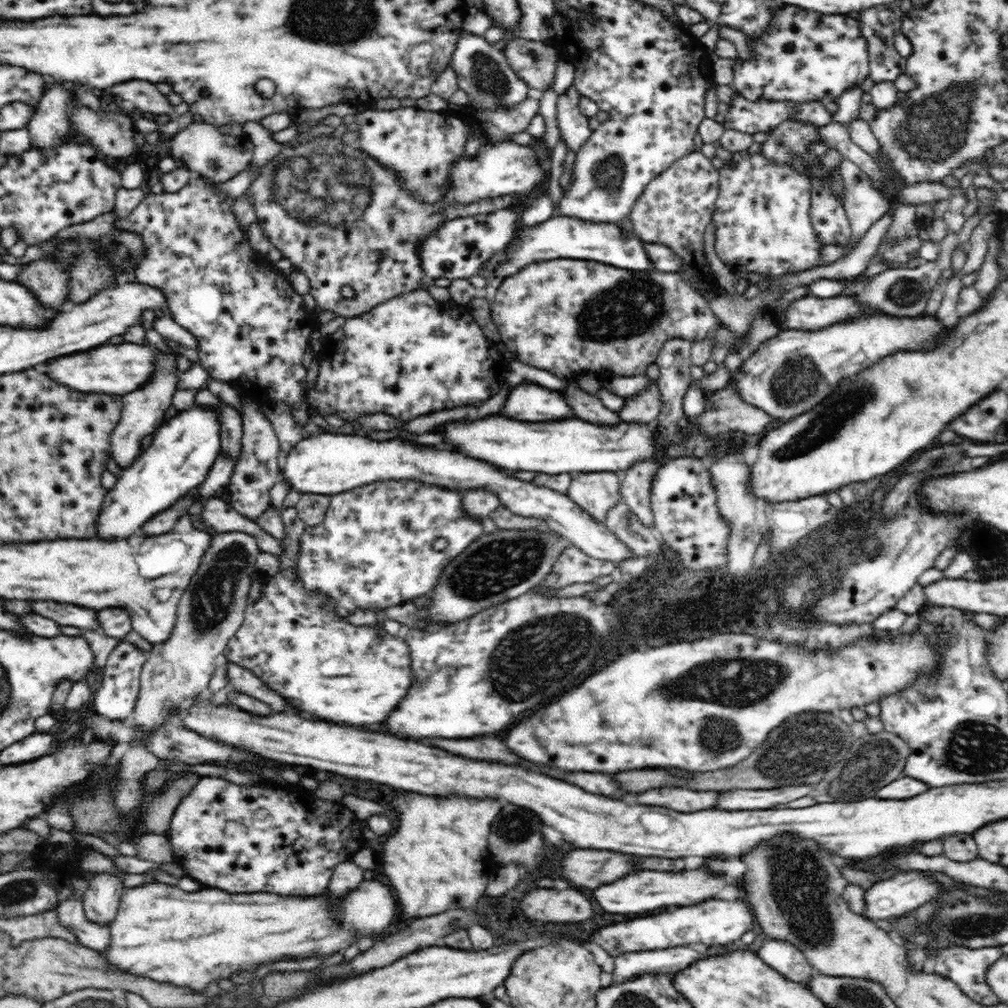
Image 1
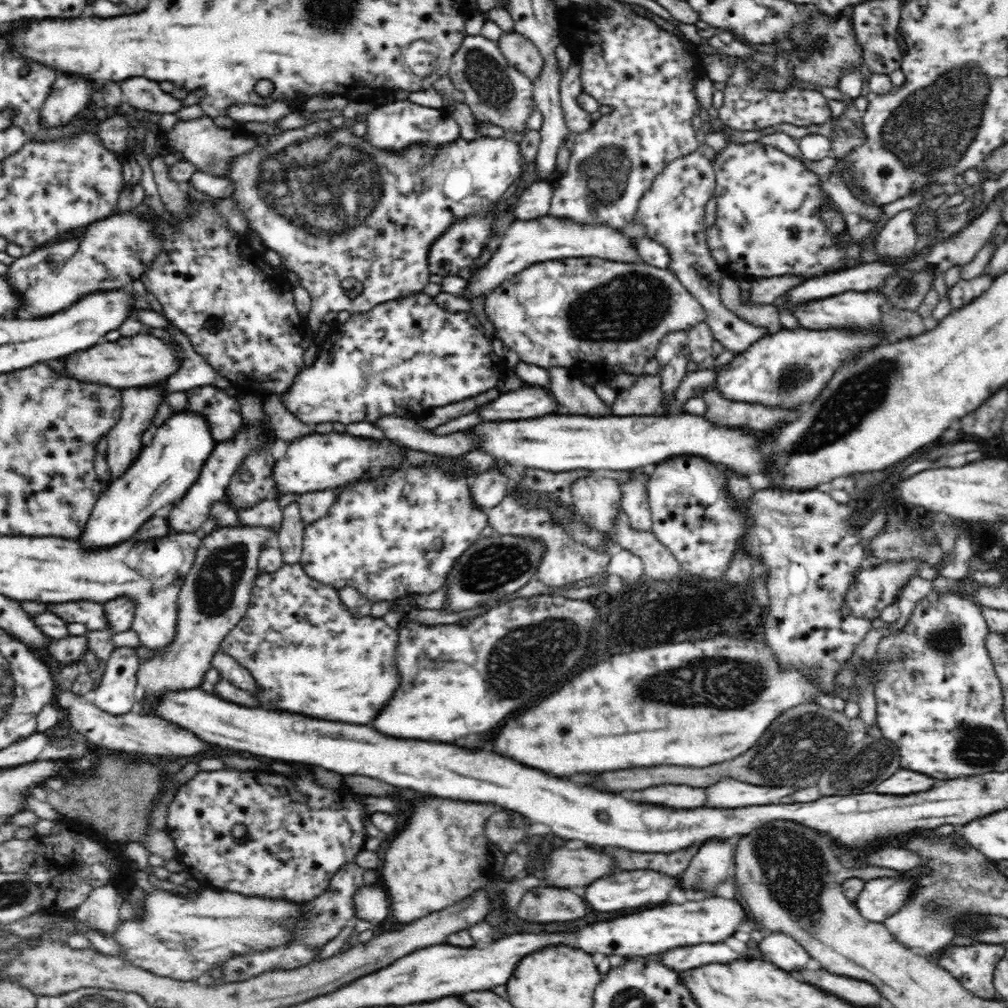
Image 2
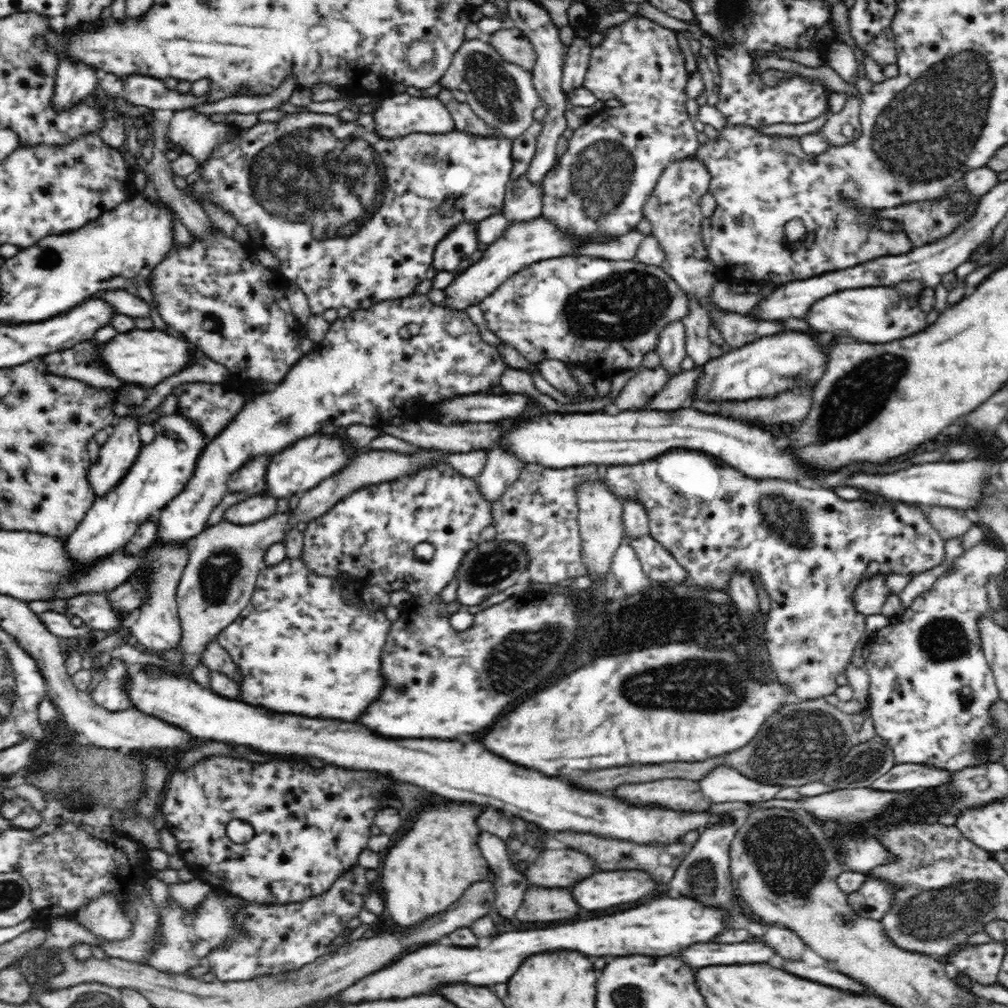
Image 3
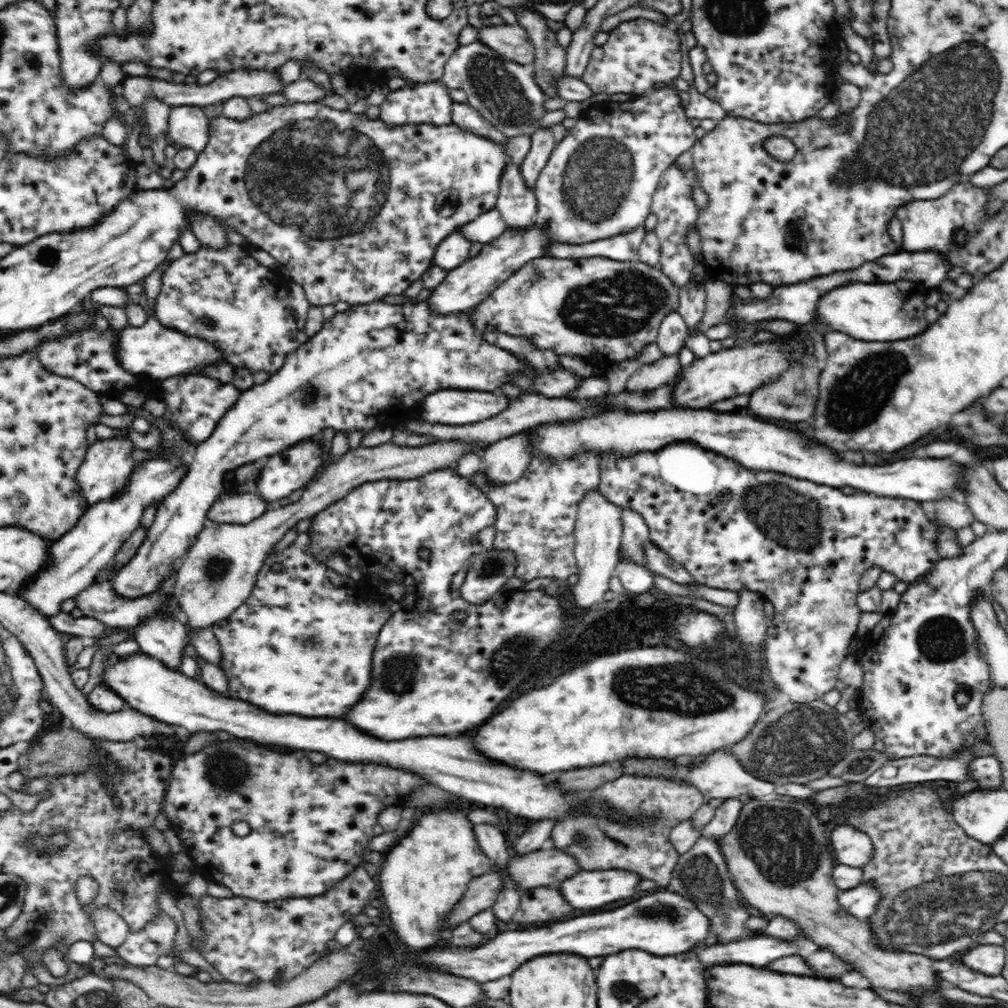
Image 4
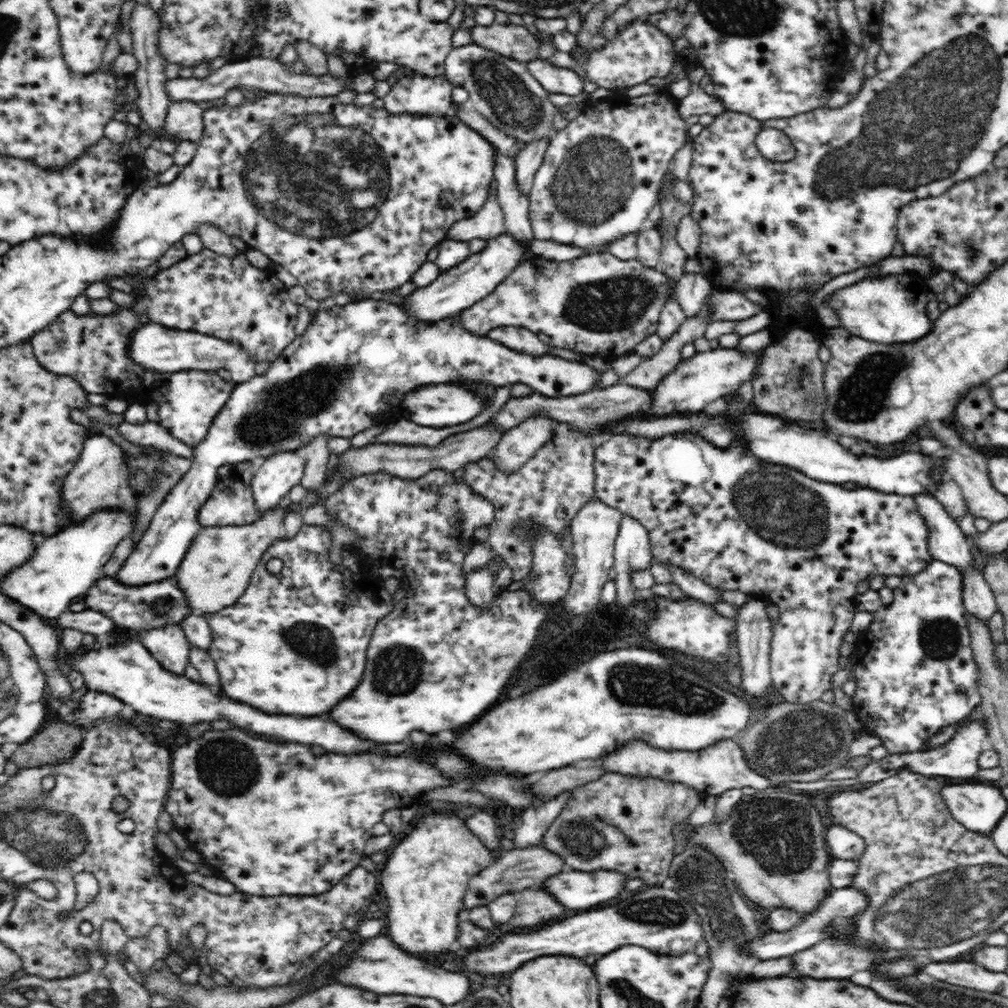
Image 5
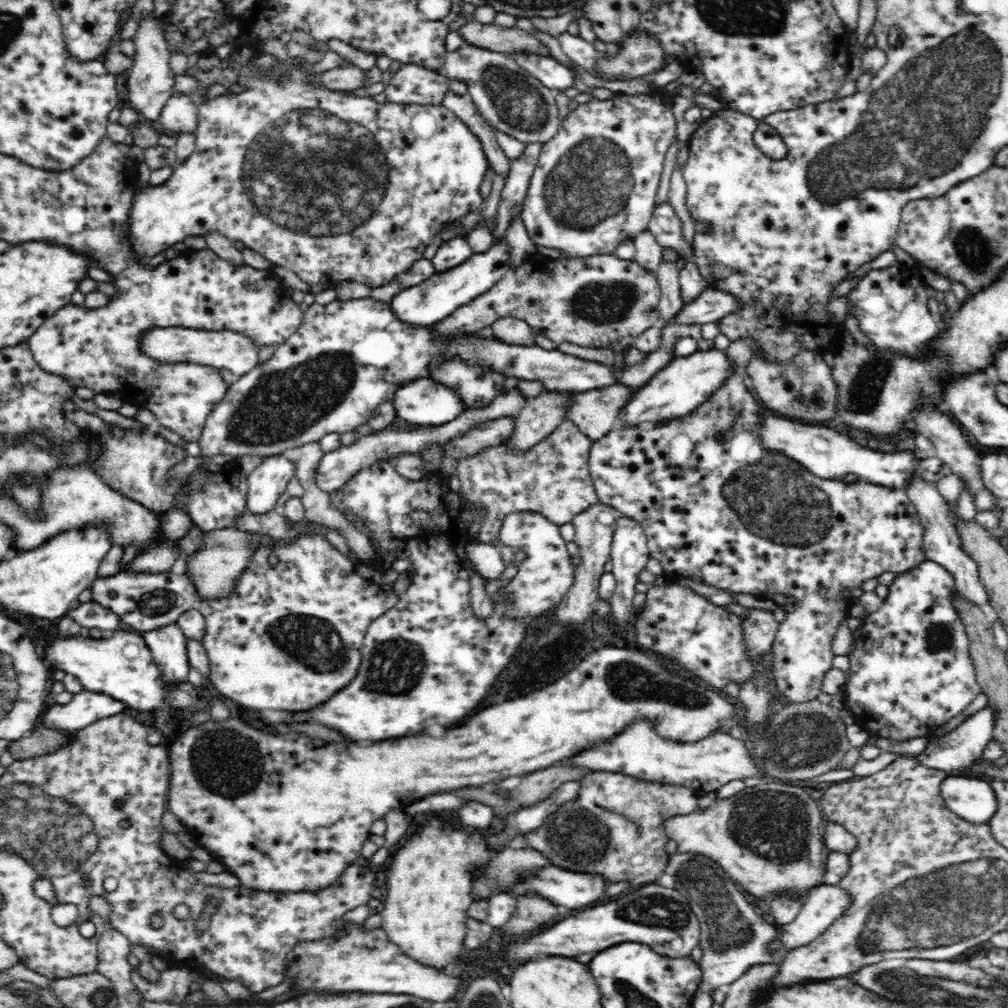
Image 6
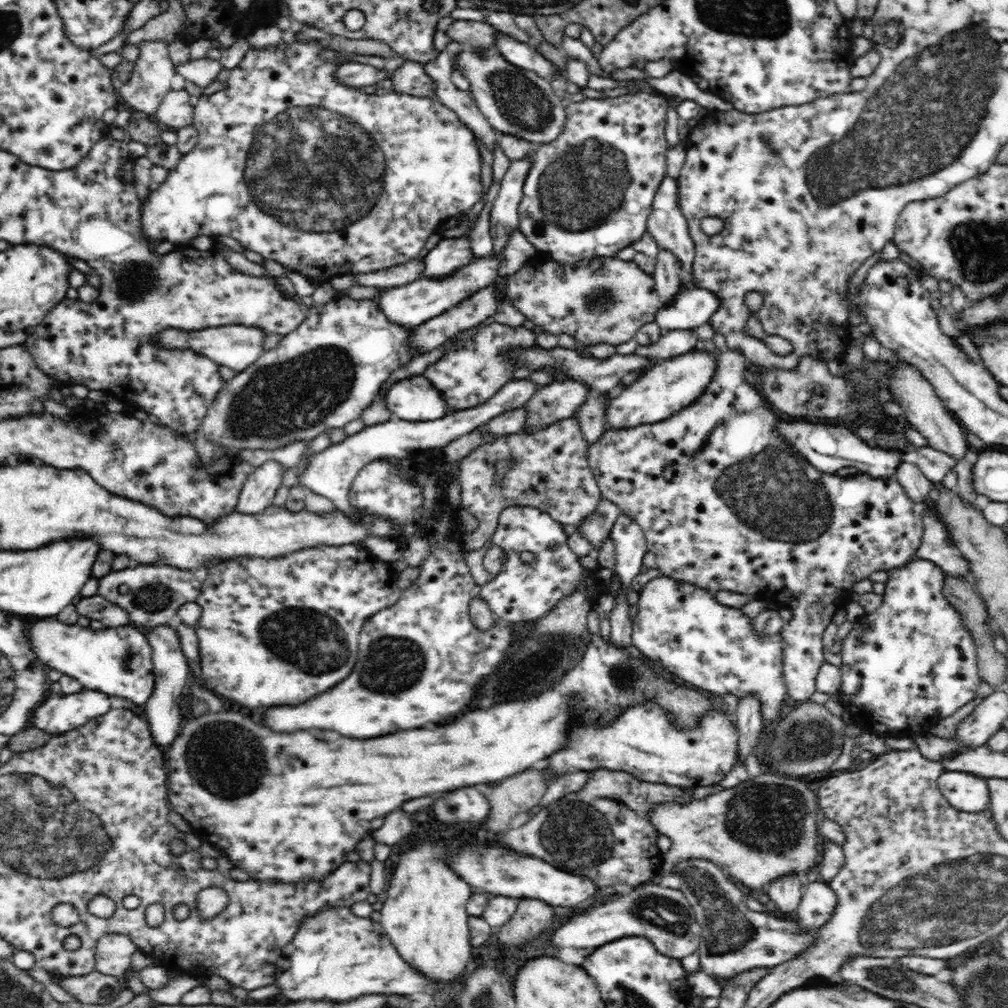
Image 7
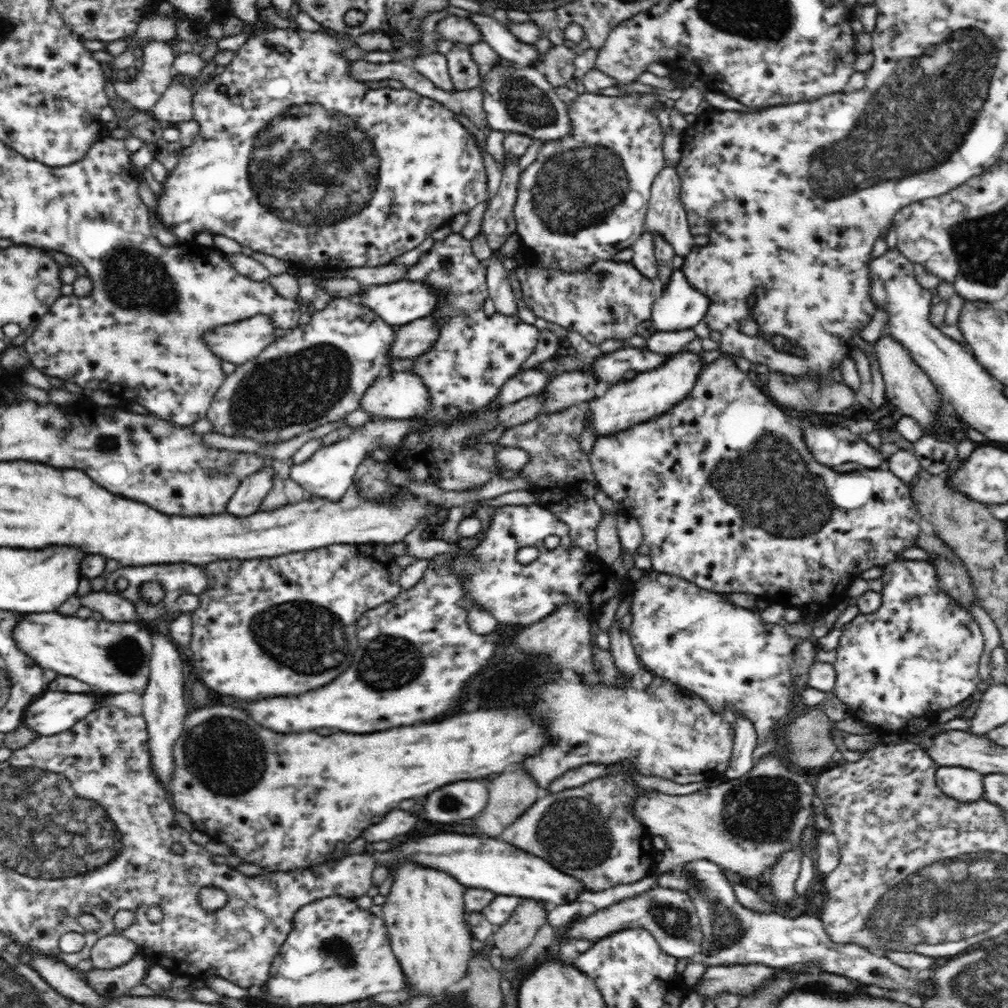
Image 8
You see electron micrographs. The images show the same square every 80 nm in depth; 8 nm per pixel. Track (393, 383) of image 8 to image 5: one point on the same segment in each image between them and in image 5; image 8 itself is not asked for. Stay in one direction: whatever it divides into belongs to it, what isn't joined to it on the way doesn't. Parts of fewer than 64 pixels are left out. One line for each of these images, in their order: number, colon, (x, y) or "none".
5: (437, 405)
6: (424, 401)
7: (415, 399)

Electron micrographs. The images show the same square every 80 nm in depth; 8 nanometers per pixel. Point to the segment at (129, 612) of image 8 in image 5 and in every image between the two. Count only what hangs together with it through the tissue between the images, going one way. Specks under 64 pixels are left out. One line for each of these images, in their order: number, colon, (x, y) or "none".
5: (88, 621)
6: (89, 615)
7: (96, 607)

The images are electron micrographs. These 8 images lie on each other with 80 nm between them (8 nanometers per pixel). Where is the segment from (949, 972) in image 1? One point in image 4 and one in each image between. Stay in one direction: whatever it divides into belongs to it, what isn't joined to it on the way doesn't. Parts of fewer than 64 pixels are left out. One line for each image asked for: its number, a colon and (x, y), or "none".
2: (972, 965)
3: (981, 963)
4: (989, 959)

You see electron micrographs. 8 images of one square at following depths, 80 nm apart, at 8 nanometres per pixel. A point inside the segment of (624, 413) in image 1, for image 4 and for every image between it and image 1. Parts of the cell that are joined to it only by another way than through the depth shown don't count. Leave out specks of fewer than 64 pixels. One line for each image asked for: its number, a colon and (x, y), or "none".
2: (644, 398)
3: (645, 384)
4: (647, 377)

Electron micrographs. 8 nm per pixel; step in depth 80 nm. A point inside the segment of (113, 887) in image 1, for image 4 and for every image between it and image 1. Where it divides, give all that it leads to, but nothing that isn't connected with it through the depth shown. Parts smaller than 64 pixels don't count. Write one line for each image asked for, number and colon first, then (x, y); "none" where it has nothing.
2: (101, 911)
3: (103, 917)
4: (111, 929)

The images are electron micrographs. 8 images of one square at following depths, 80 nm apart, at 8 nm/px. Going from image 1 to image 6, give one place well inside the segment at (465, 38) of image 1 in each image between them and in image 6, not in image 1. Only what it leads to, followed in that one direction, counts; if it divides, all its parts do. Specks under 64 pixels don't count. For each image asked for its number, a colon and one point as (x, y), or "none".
2: (496, 92)
3: (502, 94)
4: (505, 93)
5: (502, 89)
6: (513, 101)

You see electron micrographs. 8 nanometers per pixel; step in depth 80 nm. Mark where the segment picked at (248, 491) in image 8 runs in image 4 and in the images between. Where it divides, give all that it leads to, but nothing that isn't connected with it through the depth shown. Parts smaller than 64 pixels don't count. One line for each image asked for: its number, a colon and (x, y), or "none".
4: (293, 468)
5: (273, 480)
6: (267, 482)
7: (258, 492)

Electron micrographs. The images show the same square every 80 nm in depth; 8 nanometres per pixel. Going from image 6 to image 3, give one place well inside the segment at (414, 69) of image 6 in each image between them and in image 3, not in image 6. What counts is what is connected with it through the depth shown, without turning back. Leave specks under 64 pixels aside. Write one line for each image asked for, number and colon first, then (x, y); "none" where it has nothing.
3: (397, 116)
4: (430, 103)
5: (412, 94)

